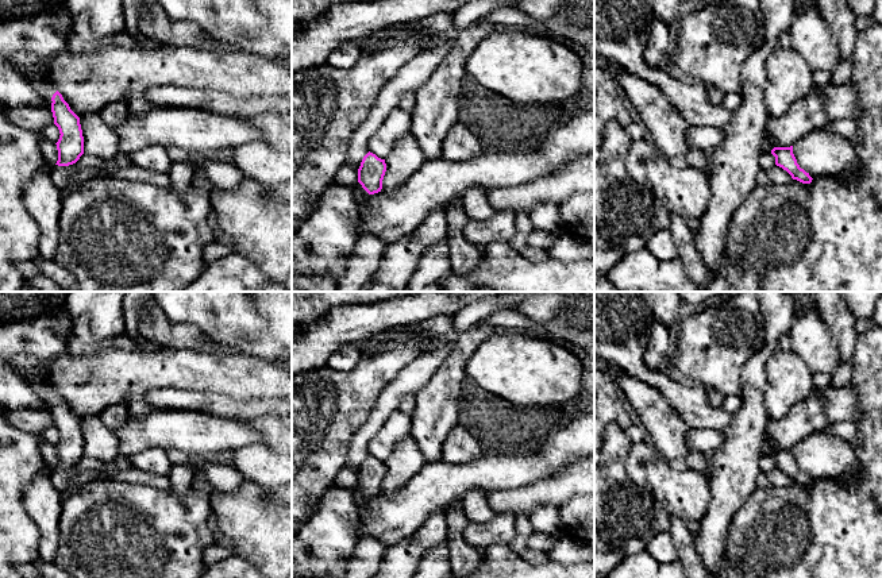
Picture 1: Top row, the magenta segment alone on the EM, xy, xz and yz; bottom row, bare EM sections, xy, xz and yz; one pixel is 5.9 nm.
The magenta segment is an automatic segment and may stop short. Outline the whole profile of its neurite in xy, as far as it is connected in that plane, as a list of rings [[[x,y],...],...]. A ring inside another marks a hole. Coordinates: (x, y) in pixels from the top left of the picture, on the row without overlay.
[[[68,307],[53,315],[0,324],[0,363],[12,363],[19,358],[35,359],[39,366],[24,373],[32,390],[50,401],[54,427],[59,432],[55,446],[58,469],[76,466],[84,456],[84,439],[80,420],[70,412],[46,373],[51,361],[68,354],[73,335],[73,320]]]

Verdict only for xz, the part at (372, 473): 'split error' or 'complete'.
complete

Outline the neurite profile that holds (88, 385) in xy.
[[[108,348],[85,358],[68,352],[51,361],[46,373],[78,420],[99,416],[113,404],[126,404],[131,394],[145,394],[158,388],[207,390],[238,401],[292,401],[292,371],[247,354]]]

